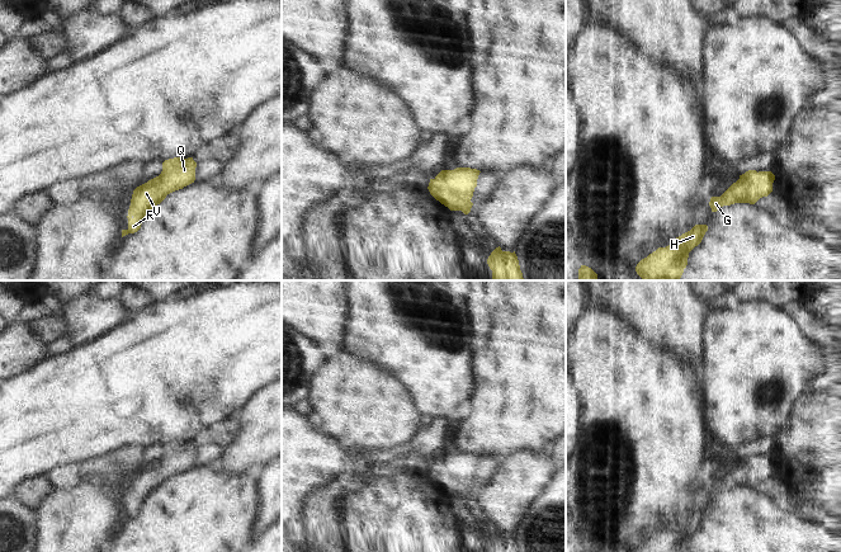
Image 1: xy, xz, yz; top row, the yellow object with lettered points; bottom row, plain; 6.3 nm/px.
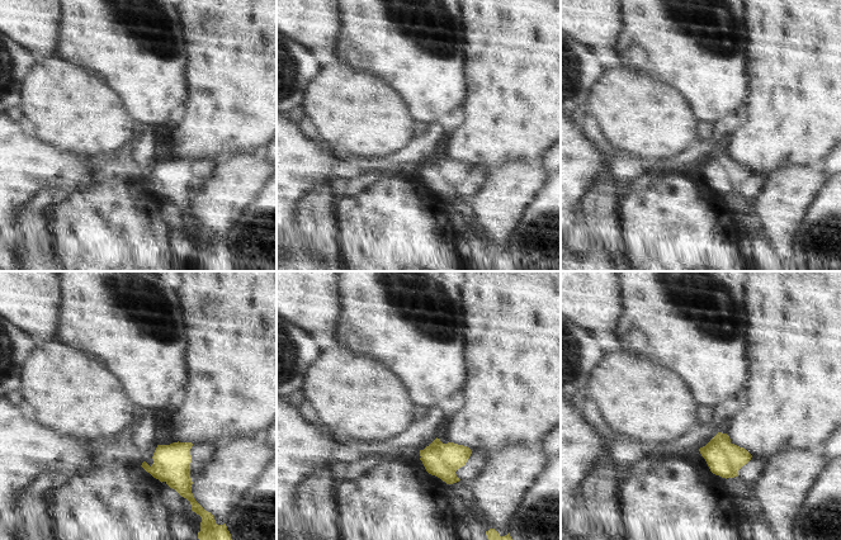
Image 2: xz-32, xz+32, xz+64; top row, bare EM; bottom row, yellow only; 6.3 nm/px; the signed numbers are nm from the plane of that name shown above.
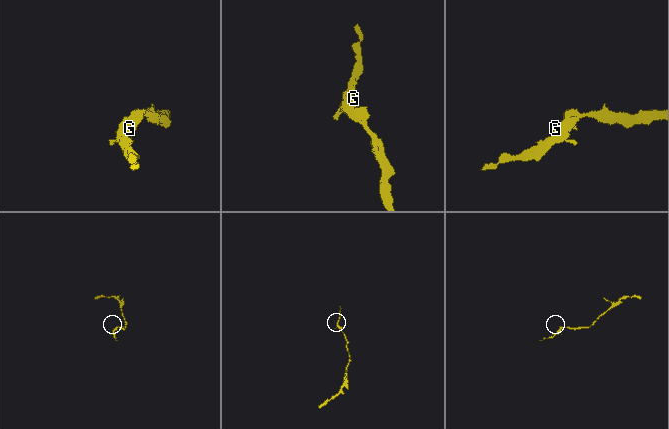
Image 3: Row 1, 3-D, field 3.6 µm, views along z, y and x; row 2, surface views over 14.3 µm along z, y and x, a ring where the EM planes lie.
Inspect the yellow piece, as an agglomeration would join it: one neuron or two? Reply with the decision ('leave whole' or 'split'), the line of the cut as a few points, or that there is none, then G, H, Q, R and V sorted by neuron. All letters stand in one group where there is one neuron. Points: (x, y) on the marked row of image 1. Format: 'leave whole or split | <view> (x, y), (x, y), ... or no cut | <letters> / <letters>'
leave whole | no cut | G H Q R V

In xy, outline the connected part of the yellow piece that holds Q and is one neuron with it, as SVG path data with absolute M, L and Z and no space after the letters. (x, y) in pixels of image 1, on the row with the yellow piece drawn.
M193 157L165 160L159 176L133 190L127 216L128 228L122 230L122 237L137 232L150 211L160 204L167 194L194 183L195 168L197 162Z

